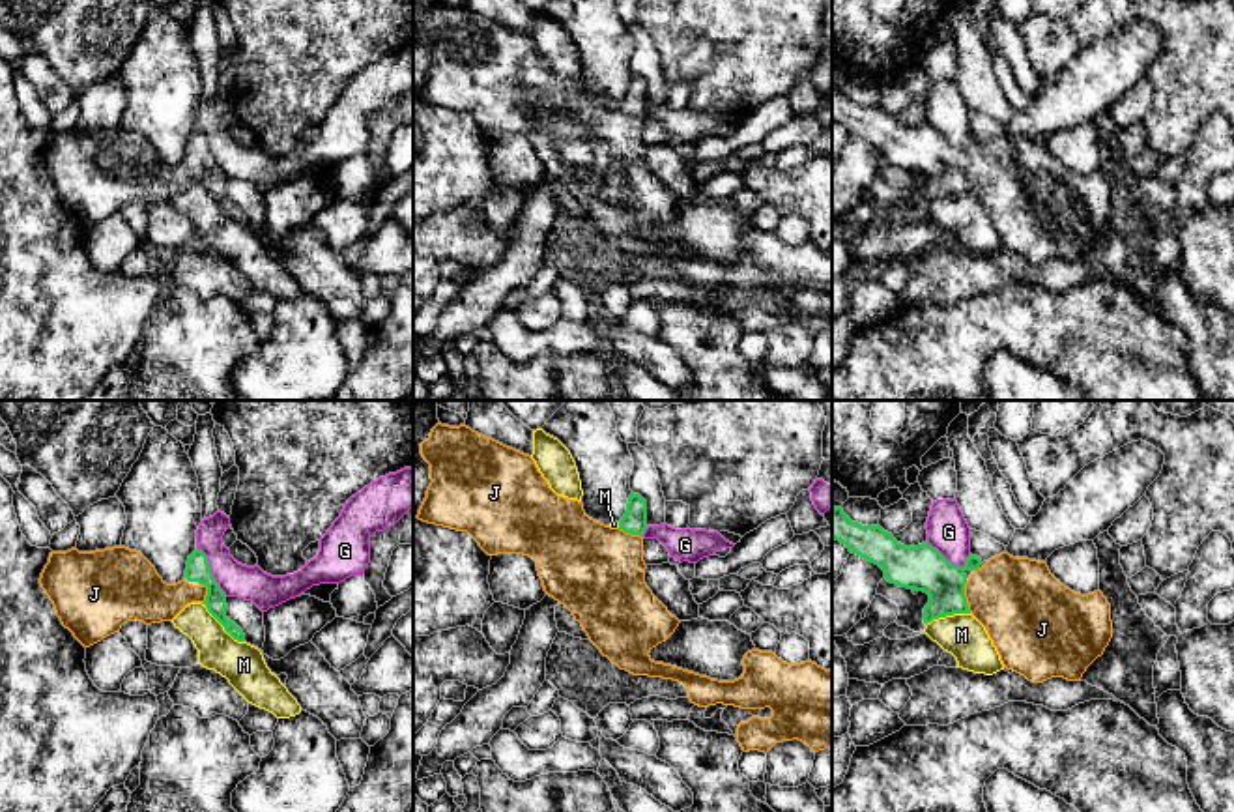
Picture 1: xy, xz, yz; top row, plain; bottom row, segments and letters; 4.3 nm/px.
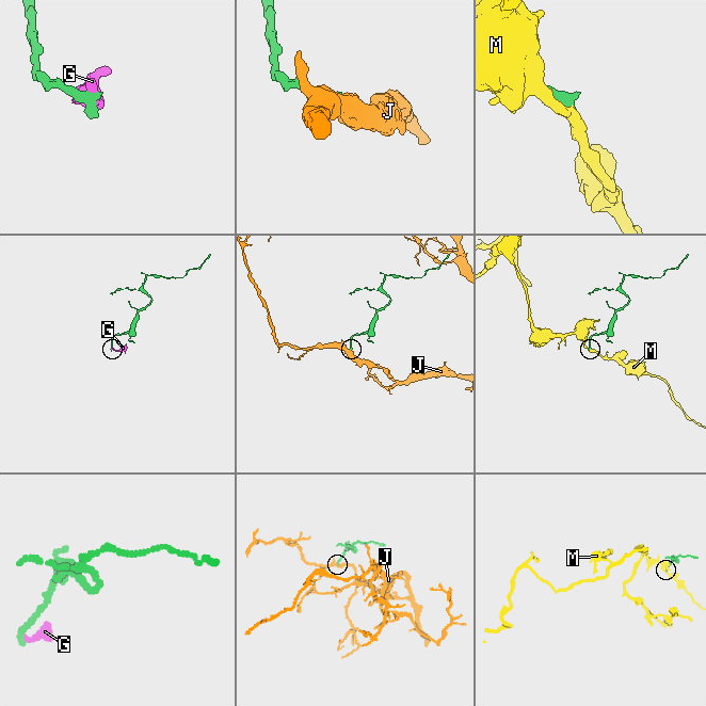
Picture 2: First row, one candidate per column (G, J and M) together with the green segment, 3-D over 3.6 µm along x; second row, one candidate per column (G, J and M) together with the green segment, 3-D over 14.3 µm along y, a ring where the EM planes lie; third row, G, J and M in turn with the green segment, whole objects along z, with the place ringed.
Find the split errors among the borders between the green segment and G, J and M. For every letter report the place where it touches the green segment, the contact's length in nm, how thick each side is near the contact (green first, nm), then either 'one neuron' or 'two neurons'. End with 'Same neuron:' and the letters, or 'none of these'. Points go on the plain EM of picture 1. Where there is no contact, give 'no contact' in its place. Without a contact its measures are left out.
G: xy (210, 152) | 260 nm | 100/140 nm | two neurons
J: yz (965, 178) | 150 nm | 200/380 nm | one neuron
M: xy (221, 204) | 240 nm | 100/180 nm | two neurons
Same neuron: J

